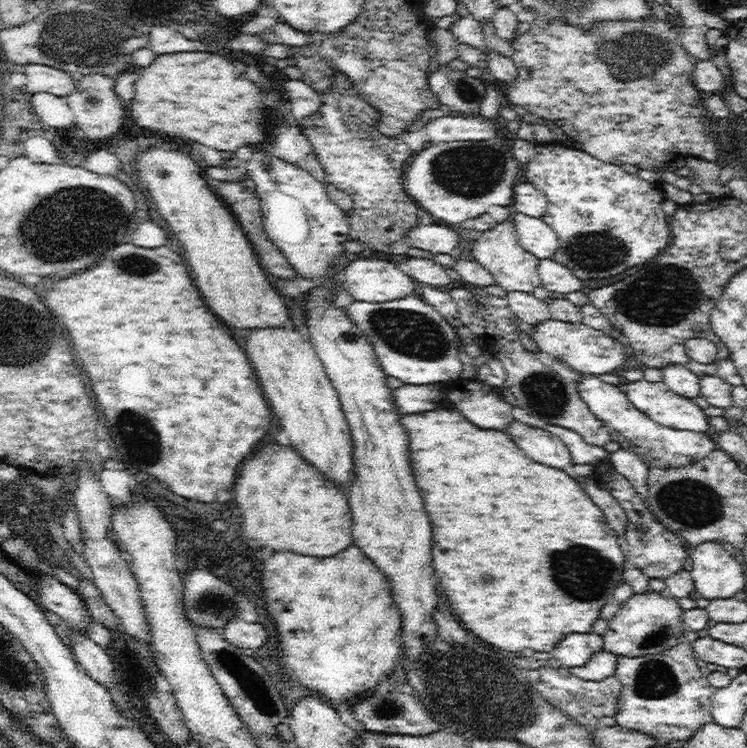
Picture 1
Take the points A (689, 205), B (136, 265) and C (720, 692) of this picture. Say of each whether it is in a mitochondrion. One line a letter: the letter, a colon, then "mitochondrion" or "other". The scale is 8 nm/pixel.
A: other
B: mitochondrion
C: other

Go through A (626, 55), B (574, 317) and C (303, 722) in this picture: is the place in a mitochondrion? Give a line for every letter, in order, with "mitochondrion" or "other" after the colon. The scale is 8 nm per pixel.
A: mitochondrion
B: other
C: other

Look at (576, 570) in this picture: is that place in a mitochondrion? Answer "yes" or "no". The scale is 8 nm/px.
yes

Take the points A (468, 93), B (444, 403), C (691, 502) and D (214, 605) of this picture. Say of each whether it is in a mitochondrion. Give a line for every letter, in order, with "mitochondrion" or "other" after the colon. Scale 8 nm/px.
A: mitochondrion
B: other
C: mitochondrion
D: mitochondrion

